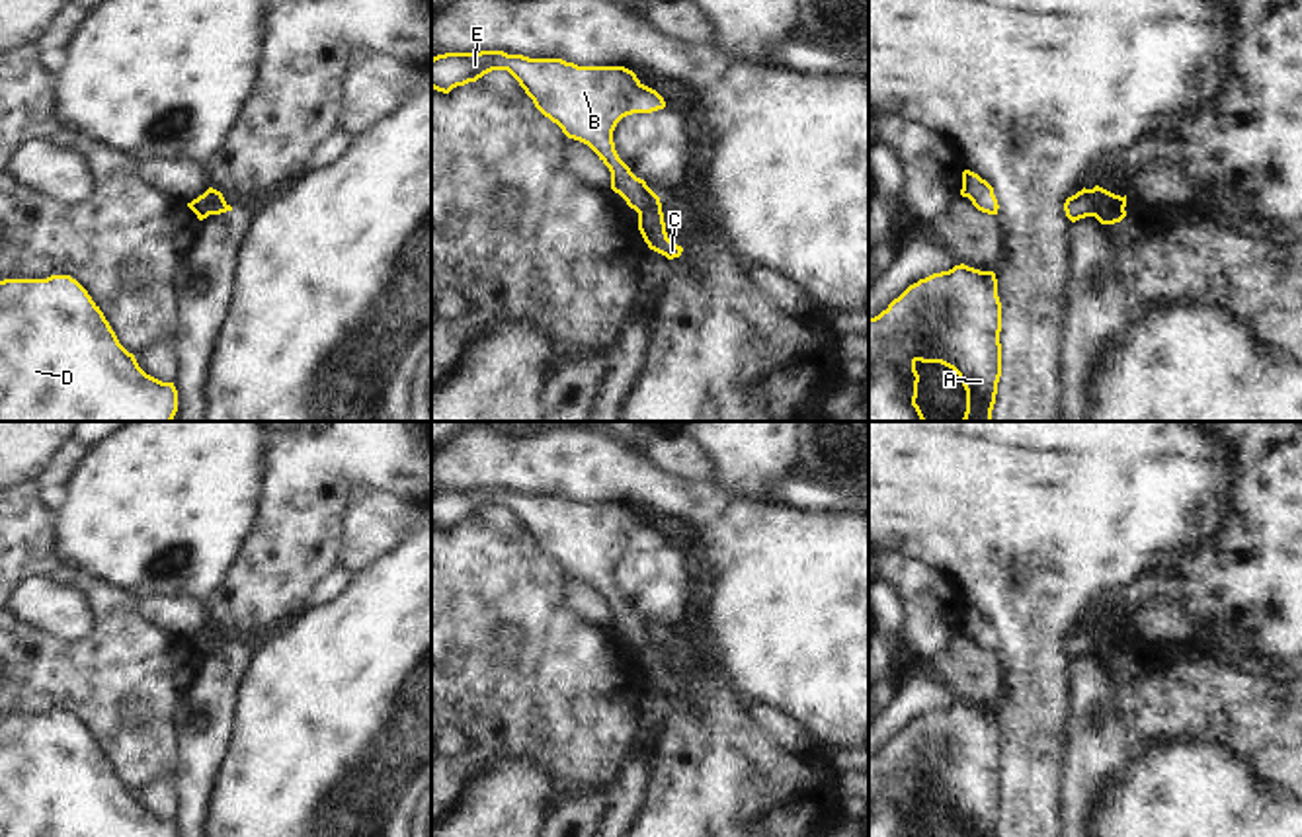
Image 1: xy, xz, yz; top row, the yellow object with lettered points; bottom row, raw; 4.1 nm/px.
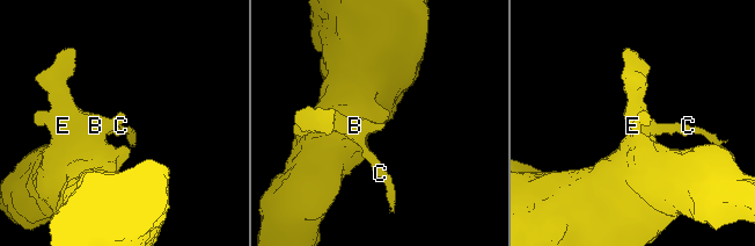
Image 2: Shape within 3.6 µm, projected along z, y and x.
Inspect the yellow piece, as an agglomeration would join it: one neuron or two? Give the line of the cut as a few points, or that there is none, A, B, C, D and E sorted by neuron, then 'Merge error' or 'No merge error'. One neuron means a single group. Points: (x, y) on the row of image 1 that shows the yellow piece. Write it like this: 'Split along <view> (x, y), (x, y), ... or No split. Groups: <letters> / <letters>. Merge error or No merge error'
Split along yz (1088, 190), (1094, 201), (1094, 215). Groups: A B D E / C. Merge error

